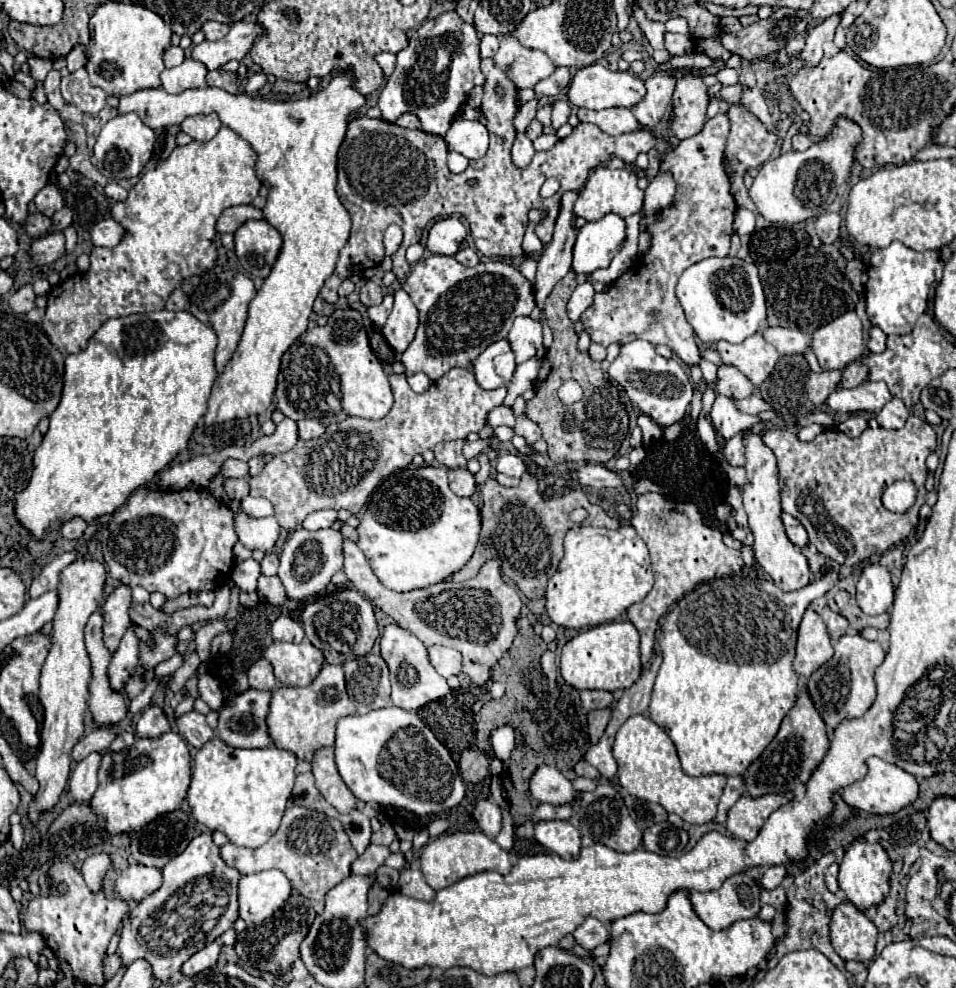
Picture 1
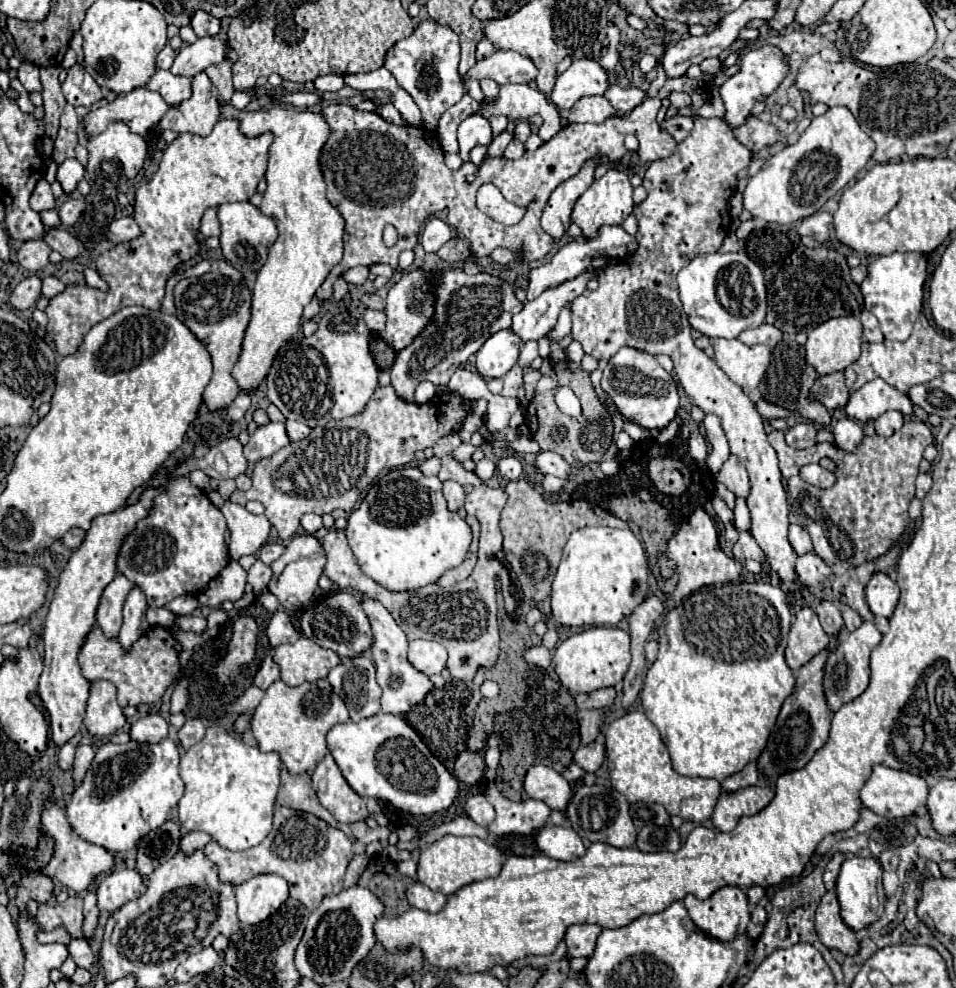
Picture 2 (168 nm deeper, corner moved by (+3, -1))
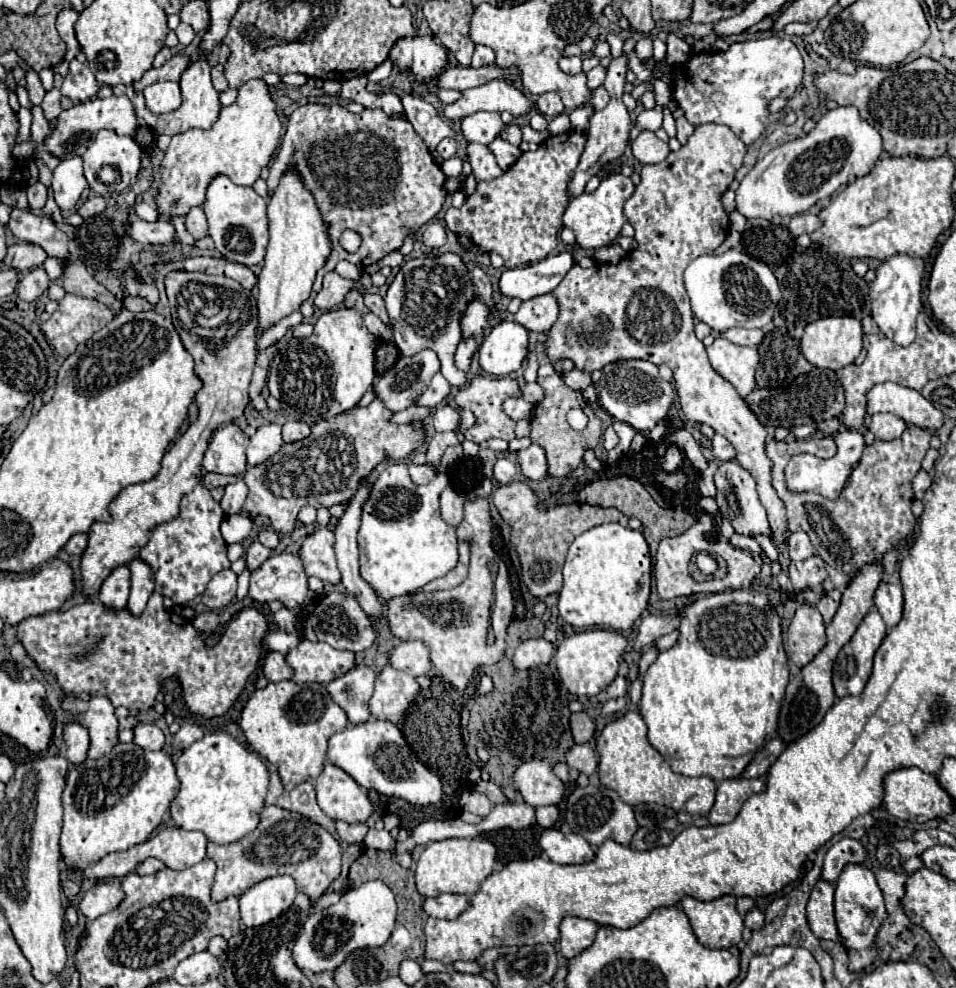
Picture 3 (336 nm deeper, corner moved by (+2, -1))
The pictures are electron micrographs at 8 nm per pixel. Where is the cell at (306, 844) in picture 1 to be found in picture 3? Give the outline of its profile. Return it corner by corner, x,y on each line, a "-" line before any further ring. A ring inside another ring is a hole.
268,805
262,809
260,825
242,839
228,845
208,843
208,857
218,867
216,881
212,885
212,901
218,903
228,897
240,897
258,881
274,875
294,877
298,891
316,901
340,875
342,853
344,847
324,827
300,817
298,813
288,813
286,809

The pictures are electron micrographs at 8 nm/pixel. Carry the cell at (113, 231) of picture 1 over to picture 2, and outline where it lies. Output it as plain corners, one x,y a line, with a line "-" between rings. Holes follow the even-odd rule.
119,217
119,219
113,219
111,225
109,225
109,231
107,231
107,239
111,243
123,243
123,241
131,241
139,235
139,227
137,223
131,219
131,217

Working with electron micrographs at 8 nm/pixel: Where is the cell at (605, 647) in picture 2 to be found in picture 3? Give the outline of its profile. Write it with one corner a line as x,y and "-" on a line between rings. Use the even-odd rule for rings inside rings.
592,629
584,633
576,633
572,637
566,637
554,655
556,669
560,673
562,683
568,687
570,693
578,697
594,697
602,689
606,689
614,677
618,675
618,665
624,655
628,641
624,635
616,631
604,631
604,629

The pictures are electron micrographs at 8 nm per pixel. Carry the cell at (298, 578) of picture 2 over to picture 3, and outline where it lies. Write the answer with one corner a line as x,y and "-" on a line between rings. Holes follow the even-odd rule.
282,551
268,557
256,571
252,571
248,595
258,603
272,603
278,599
288,609
294,609
302,605
308,593
306,579
300,559
294,553

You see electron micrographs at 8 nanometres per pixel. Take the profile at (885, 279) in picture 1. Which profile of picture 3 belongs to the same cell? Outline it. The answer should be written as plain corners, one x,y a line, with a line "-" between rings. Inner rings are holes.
894,255
876,269
876,279
870,283
872,317
880,331
898,345
910,345
916,337
916,317
922,309
922,271
924,261
910,255

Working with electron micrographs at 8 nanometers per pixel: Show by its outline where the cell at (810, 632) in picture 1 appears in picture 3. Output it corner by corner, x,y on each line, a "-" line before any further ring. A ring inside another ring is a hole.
802,605
796,609
792,623
788,627
786,639
786,655
796,667
808,665
820,649
826,645
824,621
816,607

